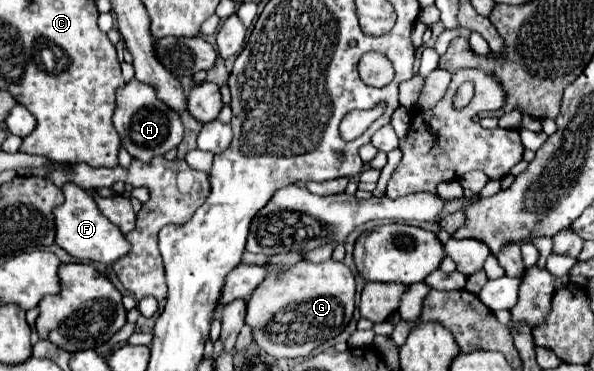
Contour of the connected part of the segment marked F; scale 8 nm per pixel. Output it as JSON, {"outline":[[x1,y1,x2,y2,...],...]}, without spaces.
{"outline":[[67,182,63,188,65,200,63,204,53,208,55,214,55,244,59,244,65,252,69,252,73,258,79,260,93,260,107,266,113,266,115,260,119,260,123,254,127,254,129,242,125,236,117,230,115,224,111,224,95,206,95,200,89,192,75,186,73,182]]}

